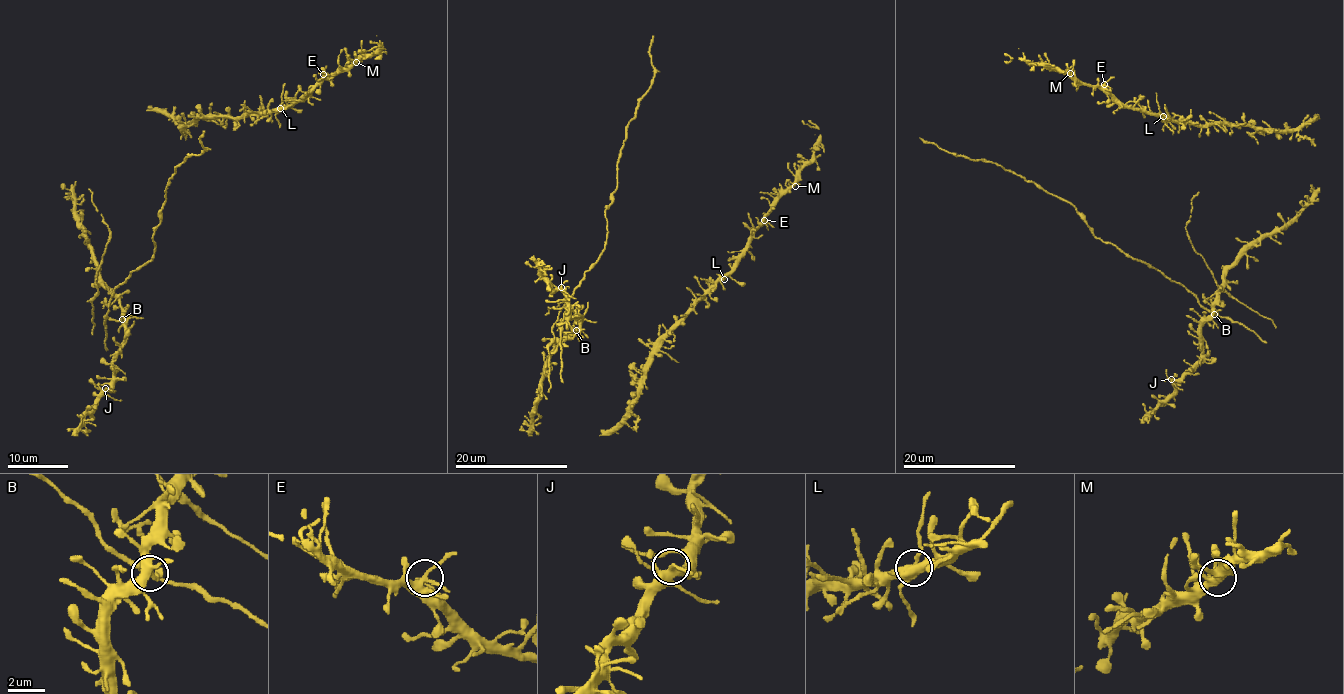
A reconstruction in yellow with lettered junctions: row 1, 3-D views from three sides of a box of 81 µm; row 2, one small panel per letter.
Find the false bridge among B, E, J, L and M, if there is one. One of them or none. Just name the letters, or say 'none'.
L

